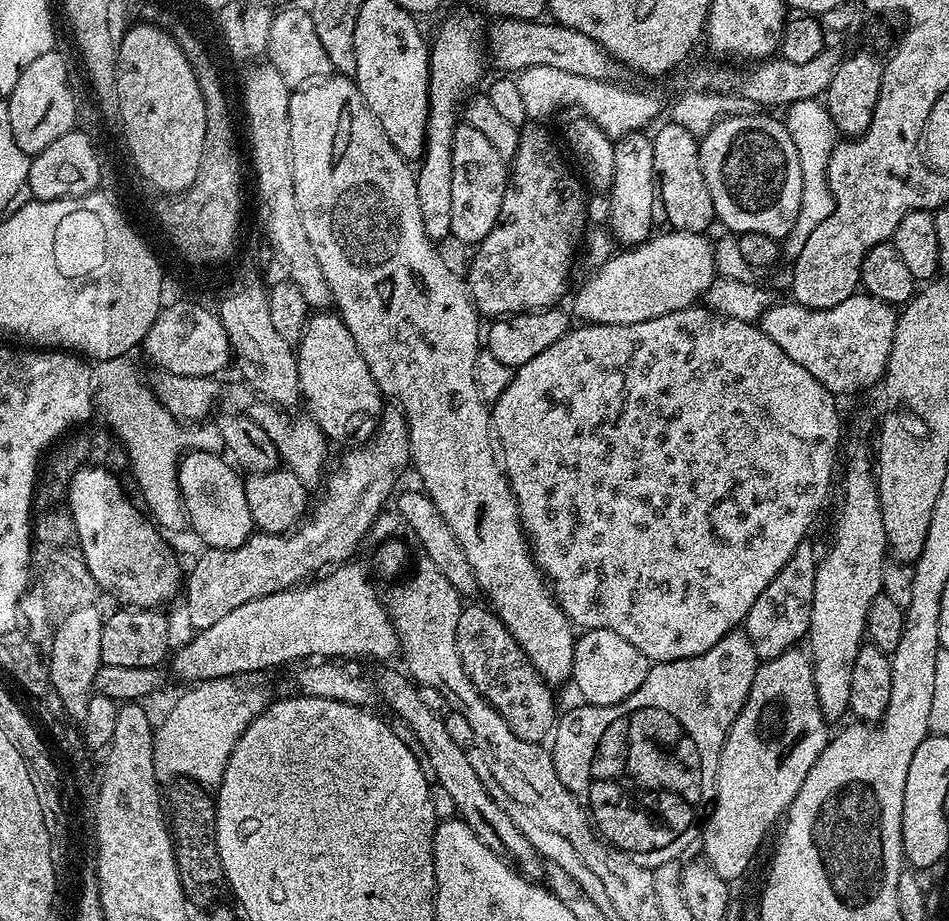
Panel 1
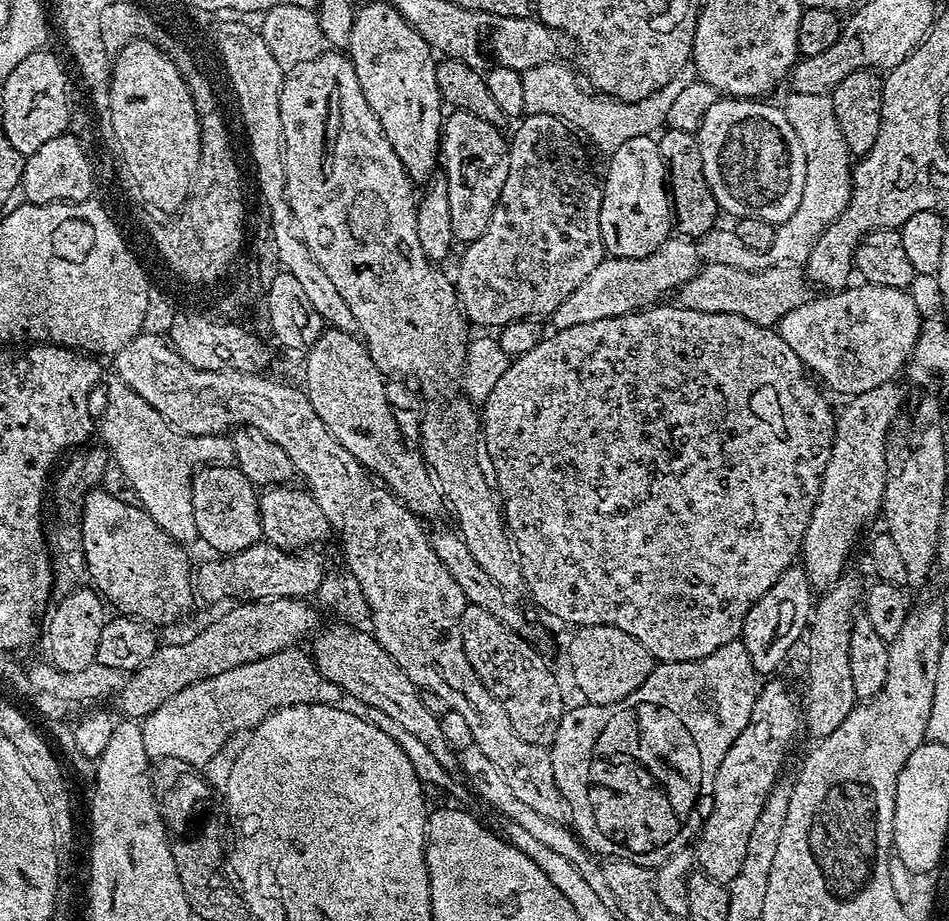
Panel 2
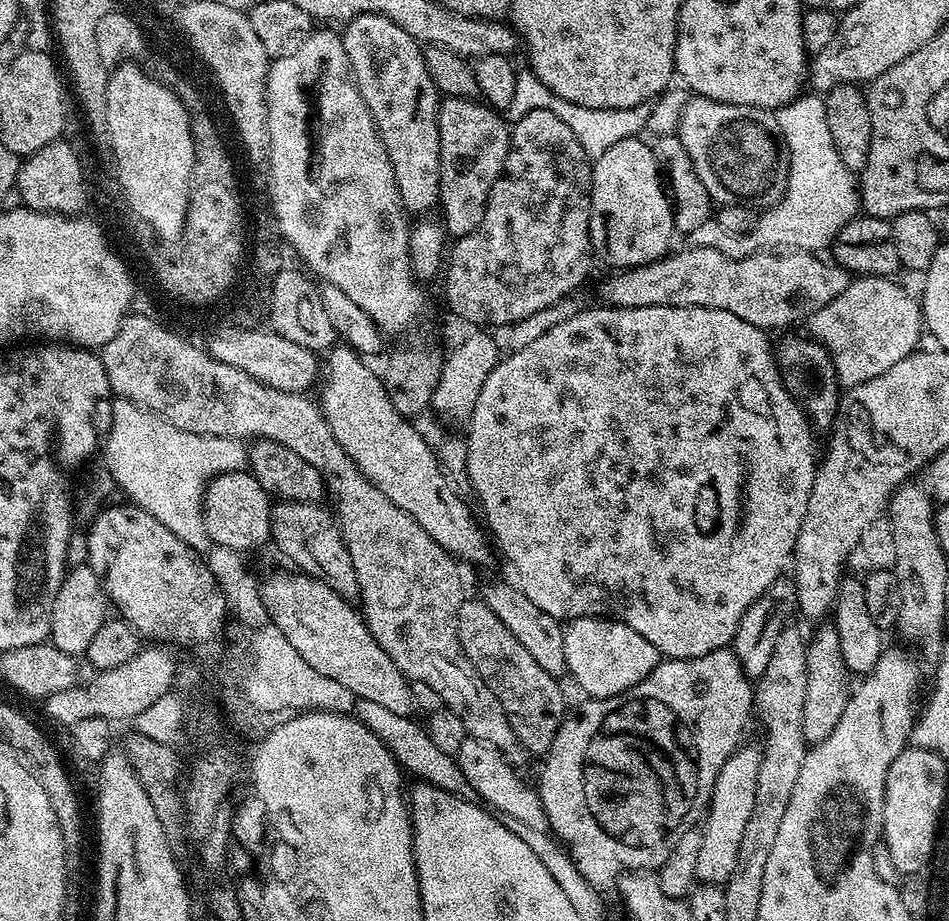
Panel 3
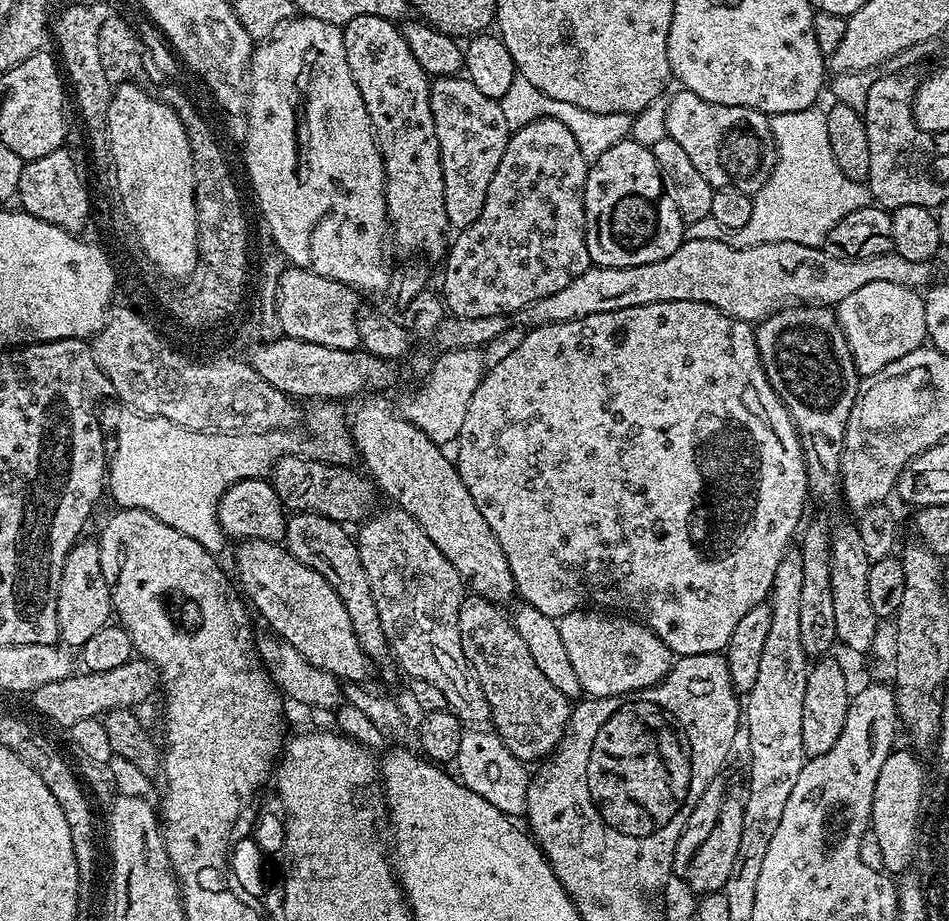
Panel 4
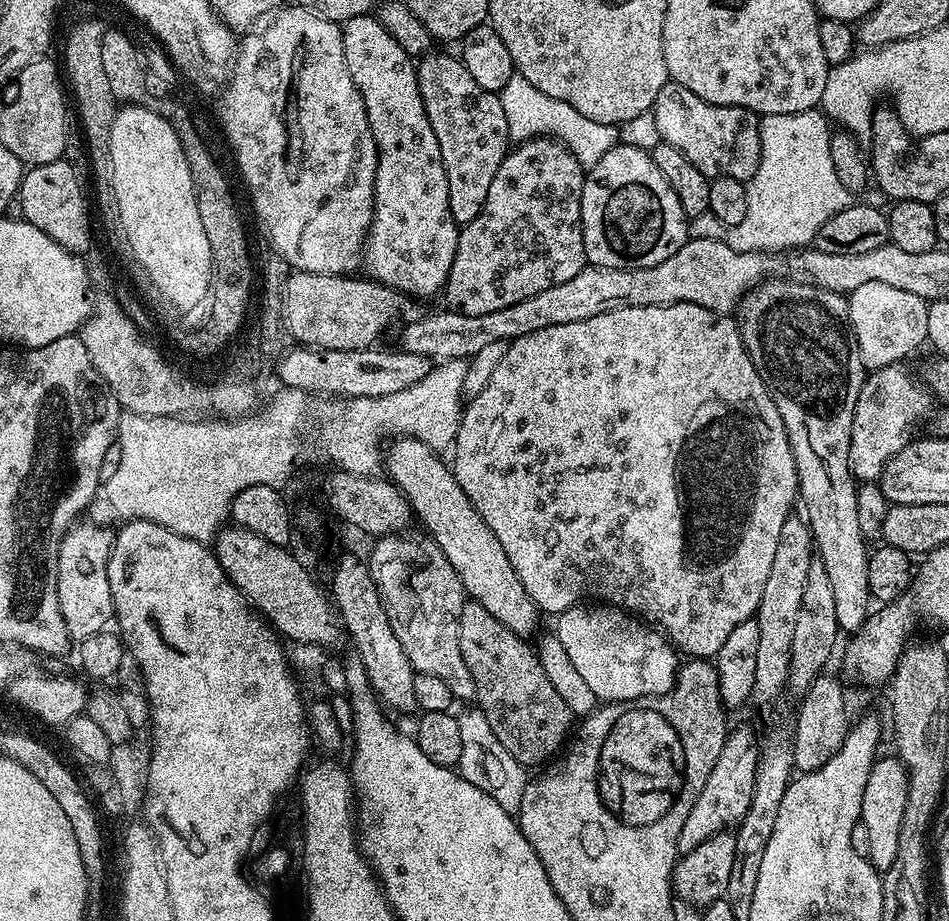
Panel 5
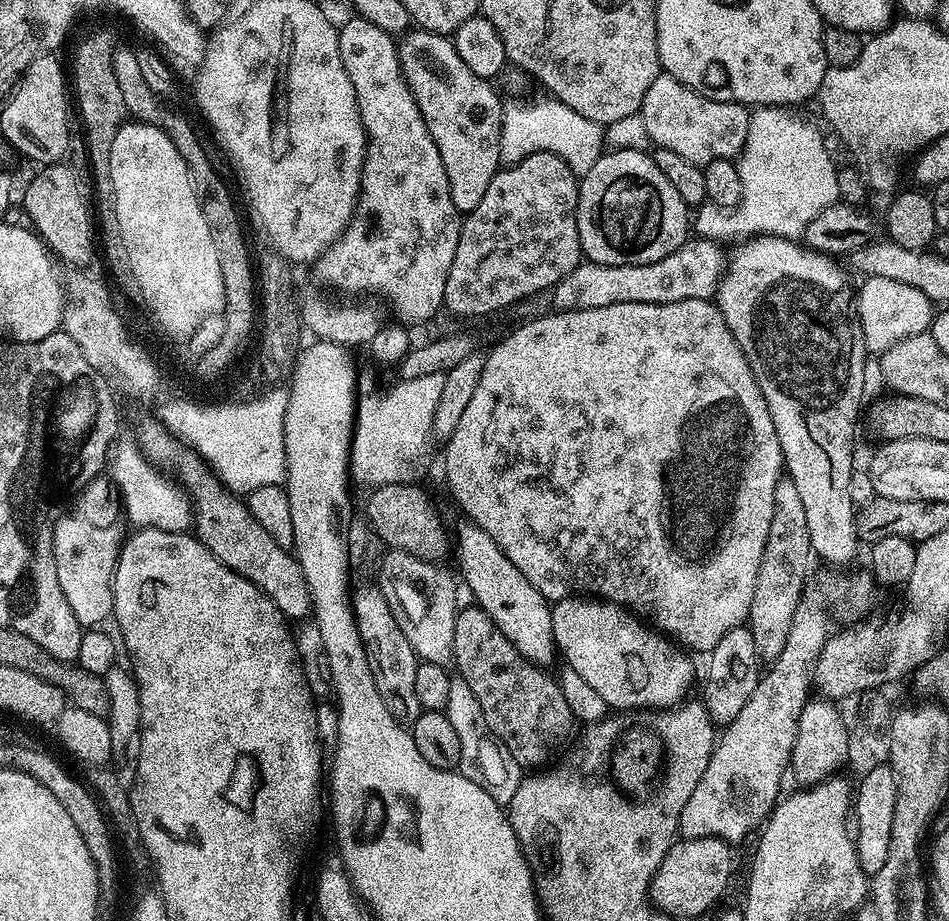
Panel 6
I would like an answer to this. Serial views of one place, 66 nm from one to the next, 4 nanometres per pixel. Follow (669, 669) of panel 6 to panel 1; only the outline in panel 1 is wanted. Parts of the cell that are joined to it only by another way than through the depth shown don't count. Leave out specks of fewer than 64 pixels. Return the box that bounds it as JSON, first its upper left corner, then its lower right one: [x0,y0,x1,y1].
[571,628,651,705]

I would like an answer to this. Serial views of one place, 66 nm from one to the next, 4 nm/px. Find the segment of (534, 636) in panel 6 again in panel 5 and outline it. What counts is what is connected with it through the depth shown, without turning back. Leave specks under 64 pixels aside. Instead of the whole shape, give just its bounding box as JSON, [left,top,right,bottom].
[382,436,538,637]

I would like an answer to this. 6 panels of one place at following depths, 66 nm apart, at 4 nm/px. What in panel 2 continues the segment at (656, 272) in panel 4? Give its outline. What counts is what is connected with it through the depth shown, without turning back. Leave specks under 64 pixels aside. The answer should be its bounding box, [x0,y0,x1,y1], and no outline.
[675,262,810,328]

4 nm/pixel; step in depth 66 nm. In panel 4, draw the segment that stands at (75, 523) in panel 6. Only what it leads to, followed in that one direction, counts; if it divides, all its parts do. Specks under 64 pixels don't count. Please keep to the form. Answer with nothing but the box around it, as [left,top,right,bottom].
[58,539,113,650]

